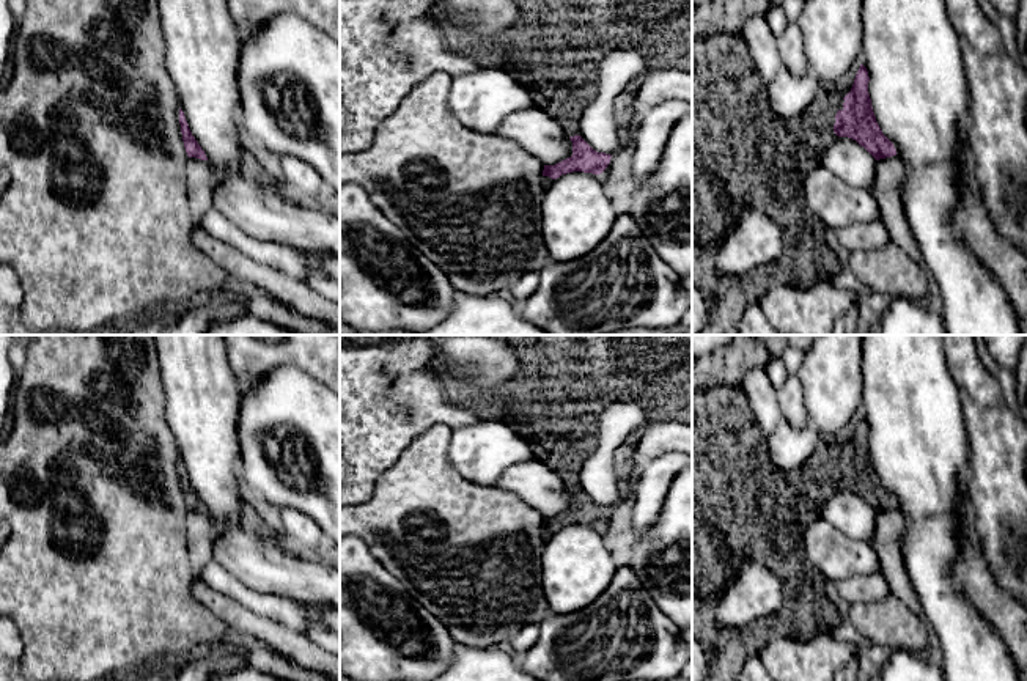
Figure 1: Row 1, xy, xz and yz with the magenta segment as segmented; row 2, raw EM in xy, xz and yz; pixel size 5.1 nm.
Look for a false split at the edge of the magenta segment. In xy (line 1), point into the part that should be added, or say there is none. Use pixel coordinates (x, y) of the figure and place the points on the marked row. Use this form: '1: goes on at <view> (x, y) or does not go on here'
1: does not go on here

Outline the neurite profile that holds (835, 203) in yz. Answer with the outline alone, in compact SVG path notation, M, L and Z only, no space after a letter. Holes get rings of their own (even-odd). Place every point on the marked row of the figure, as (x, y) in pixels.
M818 164L802 179L804 204L827 228L837 230L852 222L881 220L873 190L846 184Z

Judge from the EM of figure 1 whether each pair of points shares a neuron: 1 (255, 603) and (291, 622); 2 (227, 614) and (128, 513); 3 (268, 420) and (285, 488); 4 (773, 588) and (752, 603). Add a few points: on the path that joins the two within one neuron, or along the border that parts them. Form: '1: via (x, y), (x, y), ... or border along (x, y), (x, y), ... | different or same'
1: via (265, 606), (282, 612) | same
2: border along (192, 581), (192, 595), (214, 612) | different
3: via (283, 438), (285, 471) | same
4: via (768, 588), (757, 598) | same

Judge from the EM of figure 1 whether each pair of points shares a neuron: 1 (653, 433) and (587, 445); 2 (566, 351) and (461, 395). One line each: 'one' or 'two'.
1: two
2: one

